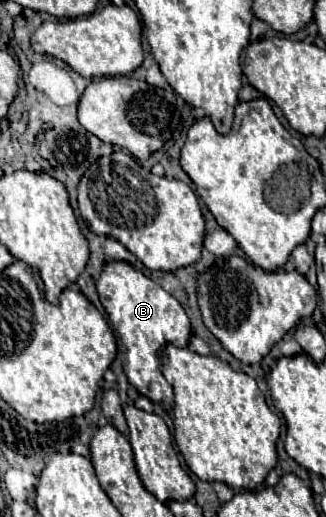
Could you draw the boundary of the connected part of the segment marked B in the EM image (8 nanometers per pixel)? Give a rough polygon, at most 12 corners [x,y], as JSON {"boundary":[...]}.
{"boundary":[[126,261],[96,289],[124,345],[124,373],[172,403],[156,353],[188,345],[182,305]]}

